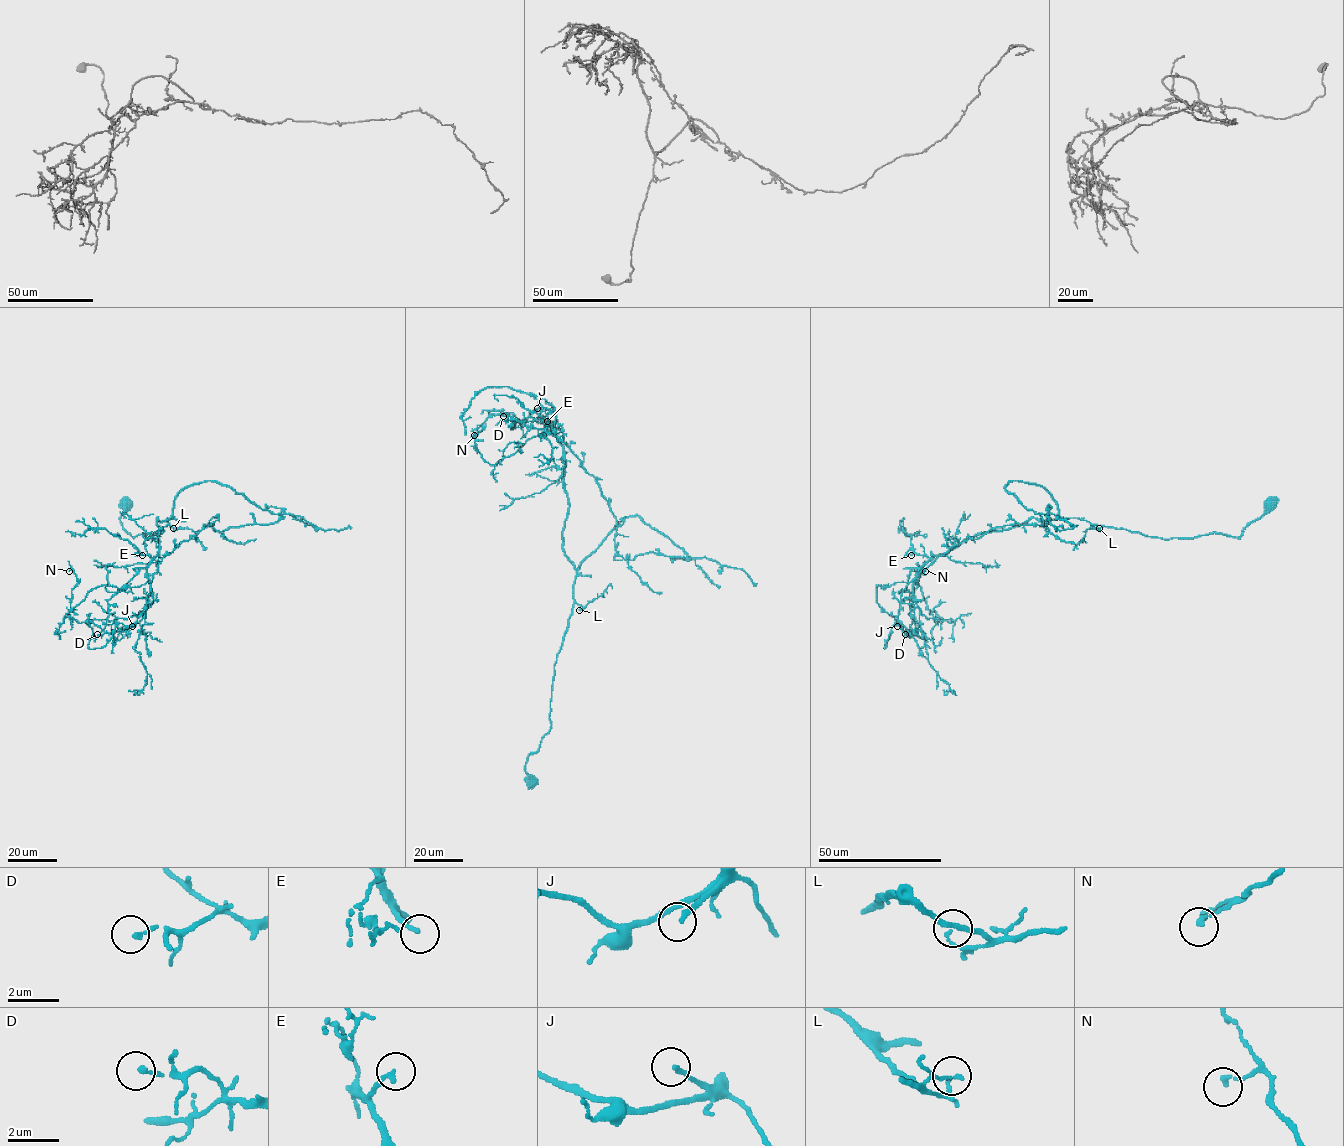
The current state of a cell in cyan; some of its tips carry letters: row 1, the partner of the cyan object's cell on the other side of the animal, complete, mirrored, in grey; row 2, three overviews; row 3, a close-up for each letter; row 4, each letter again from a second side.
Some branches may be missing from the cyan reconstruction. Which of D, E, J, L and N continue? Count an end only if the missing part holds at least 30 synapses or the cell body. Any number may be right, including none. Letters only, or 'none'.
J

